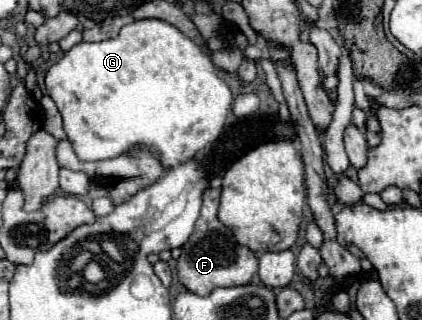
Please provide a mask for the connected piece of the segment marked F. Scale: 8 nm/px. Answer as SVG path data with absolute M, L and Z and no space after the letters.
M207 189L203 195L203 207L201 215L195 223L195 231L191 235L191 247L189 241L181 247L181 257L177 259L177 277L179 281L197 295L209 295L217 287L237 287L247 285L251 277L257 273L257 257L251 249L237 245L235 237L229 227L225 227L217 219L219 209L219 189Z

